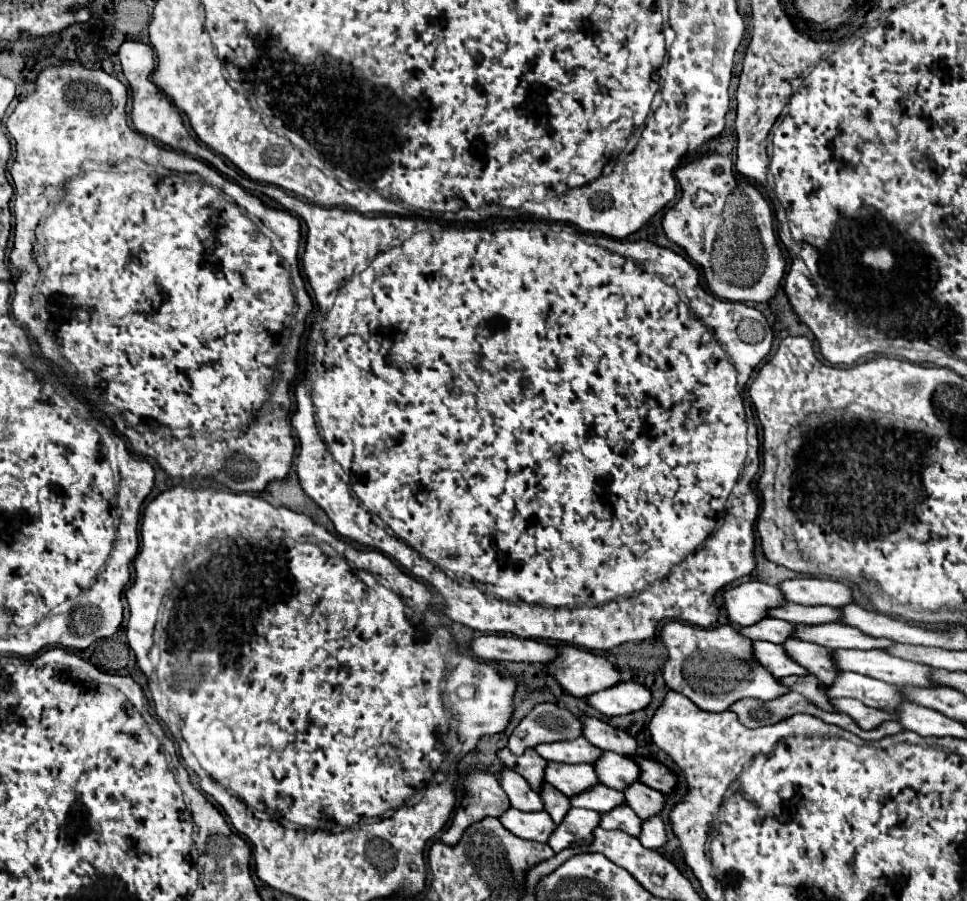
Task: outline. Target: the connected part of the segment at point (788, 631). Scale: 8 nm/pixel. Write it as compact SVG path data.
M764 617L758 623L748 625L748 627L740 627L734 623L732 623L732 627L748 639L762 639L762 641L770 641L770 643L784 643L788 637L792 637L792 623L782 621L782 619Z

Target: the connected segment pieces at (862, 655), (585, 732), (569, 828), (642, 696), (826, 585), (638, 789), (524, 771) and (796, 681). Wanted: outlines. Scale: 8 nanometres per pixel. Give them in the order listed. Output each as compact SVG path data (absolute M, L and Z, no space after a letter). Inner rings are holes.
M836 649L832 659L840 671L868 675L892 685L934 685L930 681L930 667L892 657L880 649Z
M584 715L580 717L580 723L582 723L582 737L586 737L594 747L602 751L614 751L626 757L632 757L632 753L650 755L650 751L646 747L640 747L628 733L608 725L602 719Z
M572 807L566 817L562 819L560 825L556 825L556 829L552 831L548 845L560 853L562 849L566 849L568 845L578 845L584 841L592 841L592 829L598 827L600 821L600 813L592 811L592 809L580 809L580 807Z
M628 681L628 683L616 683L614 687L608 687L604 691L592 693L584 697L584 701L596 711L600 711L602 715L612 717L612 715L628 715L632 711L644 709L650 701L650 693L648 689L644 689L644 685L636 685Z
M796 577L778 585L786 601L800 605L830 605L842 607L852 603L852 591L848 585L820 577Z
M634 781L634 783L626 785L624 799L626 799L626 805L640 819L660 813L662 805L664 805L664 795L660 791L656 791L656 789L650 789L648 785L642 785L640 781Z
M504 747L502 751L498 751L498 759L502 759L502 763L508 769L520 773L534 791L540 791L540 785L544 781L544 765L546 765L546 761L534 749L526 749L524 755L514 757L510 753L510 749Z
M790 675L790 677L782 677L780 683L782 683L786 689L804 695L804 697L806 697L808 701L812 701L812 705L816 705L818 709L824 709L824 711L830 711L830 709L832 709L828 697L824 697L824 685L822 685L820 681L816 681L816 677L812 677L812 675L804 675L804 677Z

